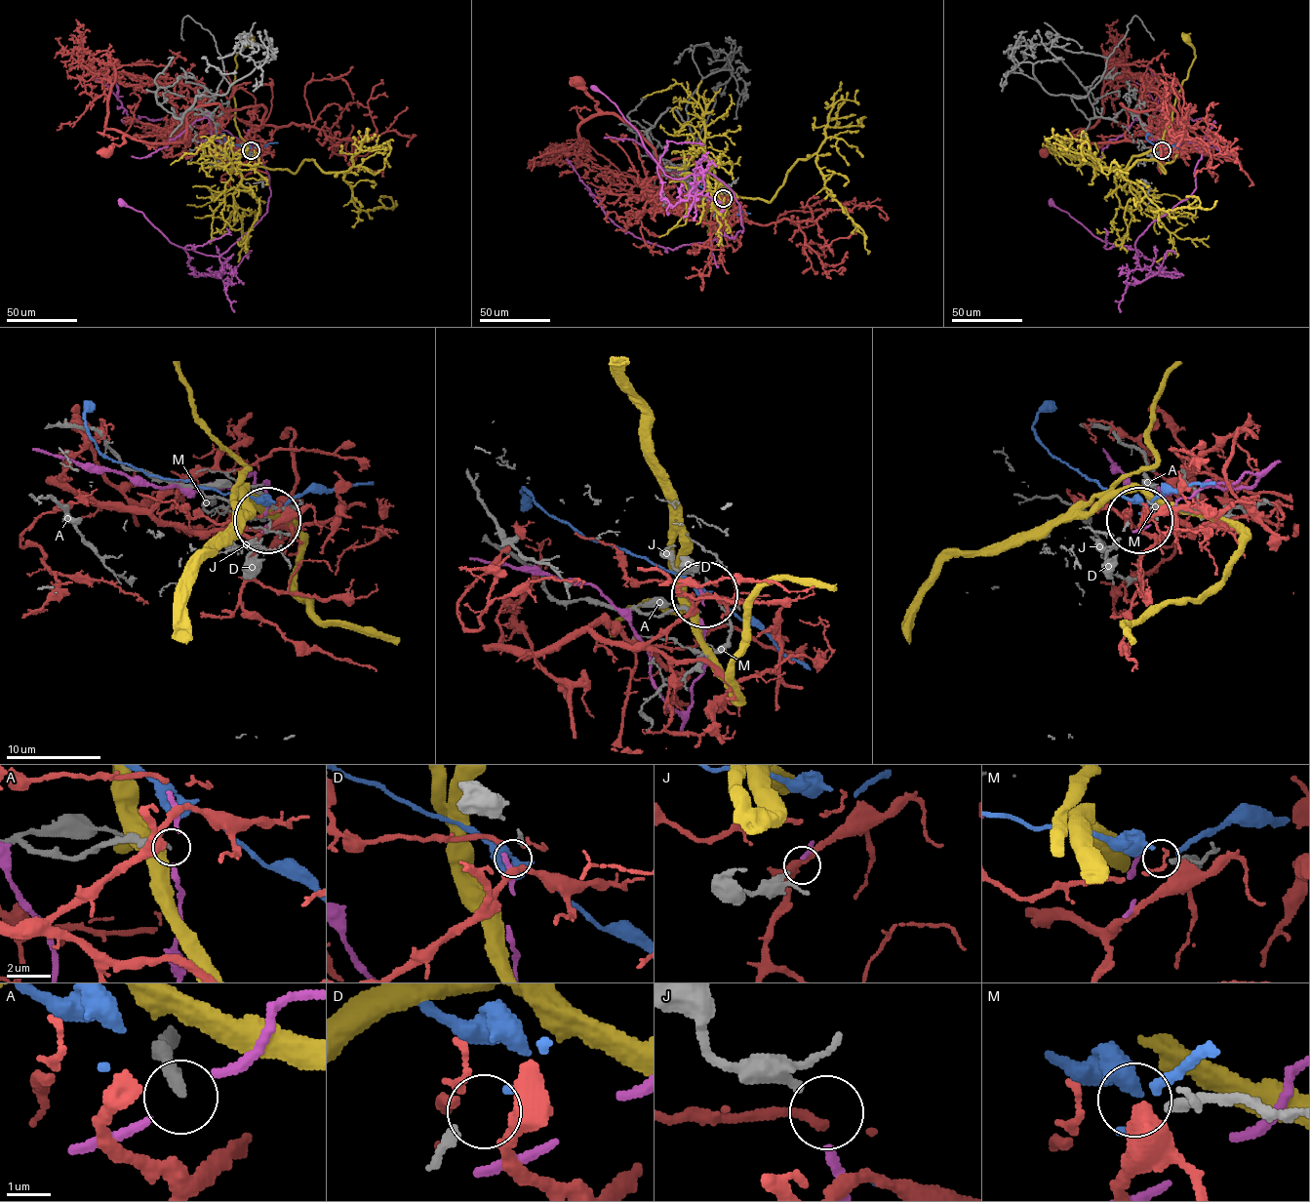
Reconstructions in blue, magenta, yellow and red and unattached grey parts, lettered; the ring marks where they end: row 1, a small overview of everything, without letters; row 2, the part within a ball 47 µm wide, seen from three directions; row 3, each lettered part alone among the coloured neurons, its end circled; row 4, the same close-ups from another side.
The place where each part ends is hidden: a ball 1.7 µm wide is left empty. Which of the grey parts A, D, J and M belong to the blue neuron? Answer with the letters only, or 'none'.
D

